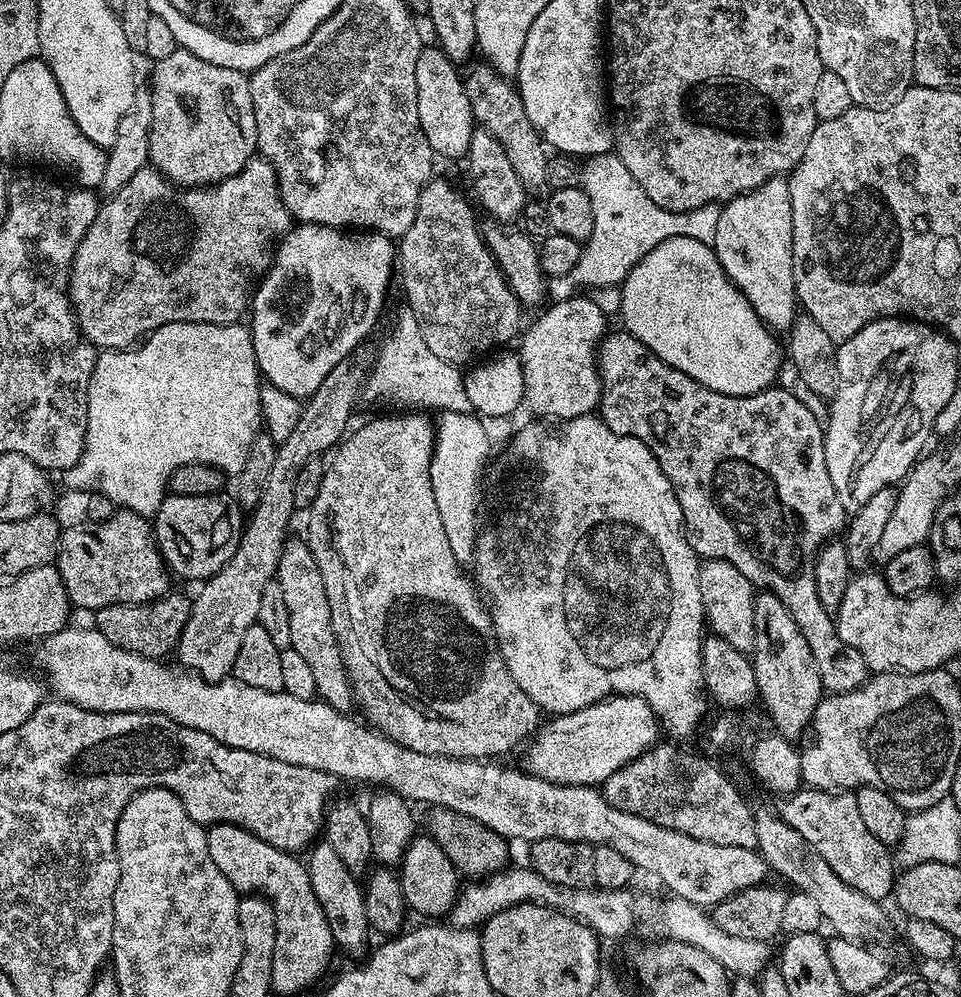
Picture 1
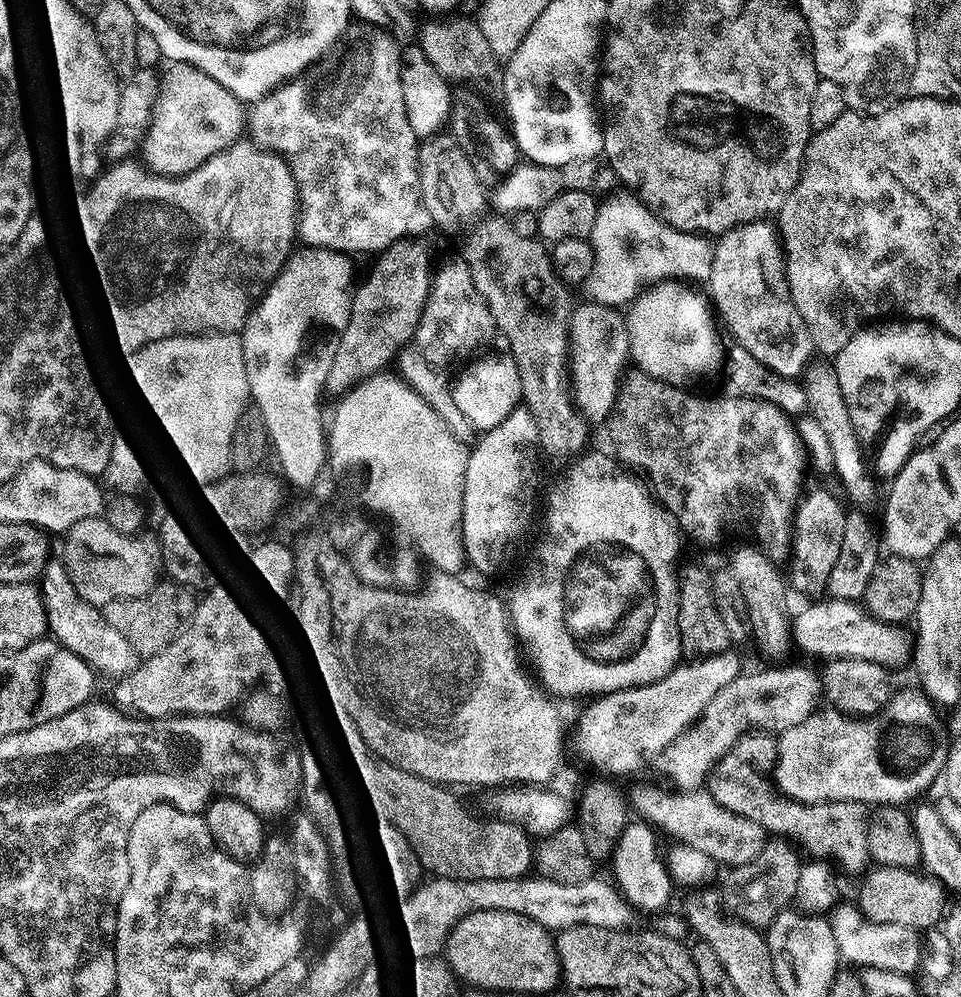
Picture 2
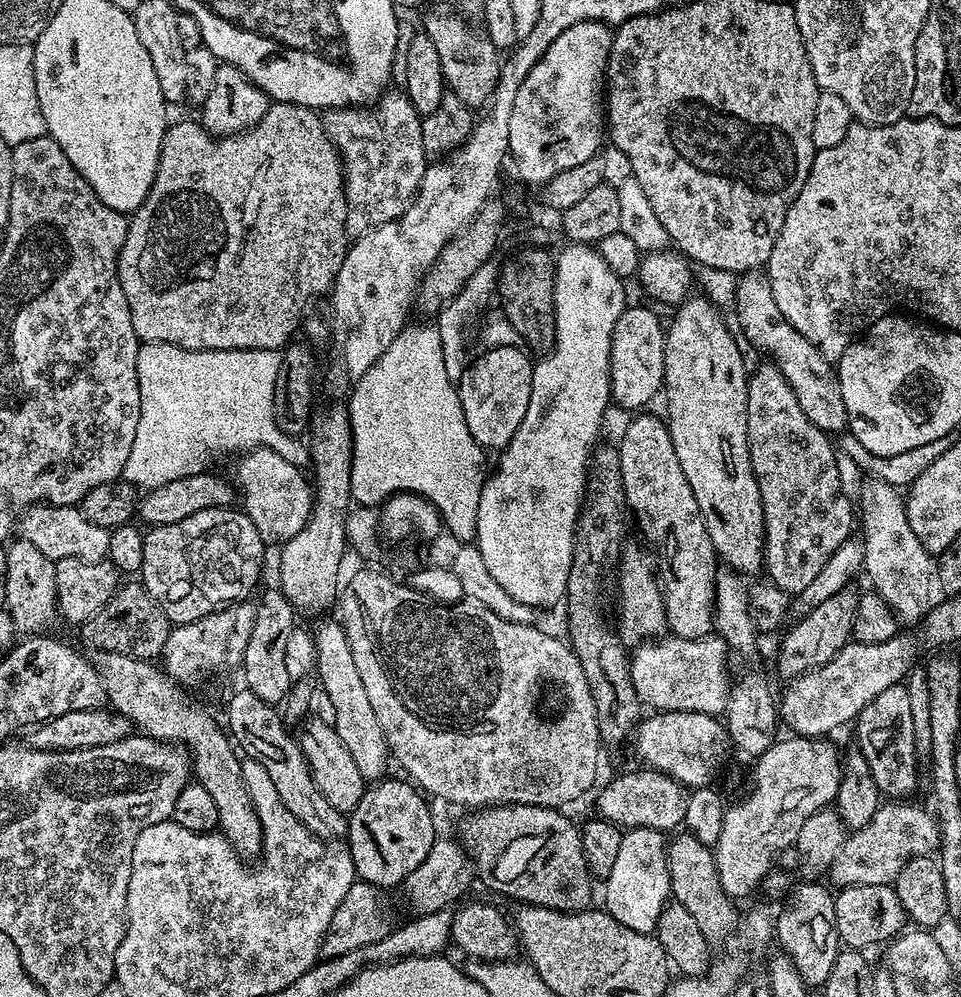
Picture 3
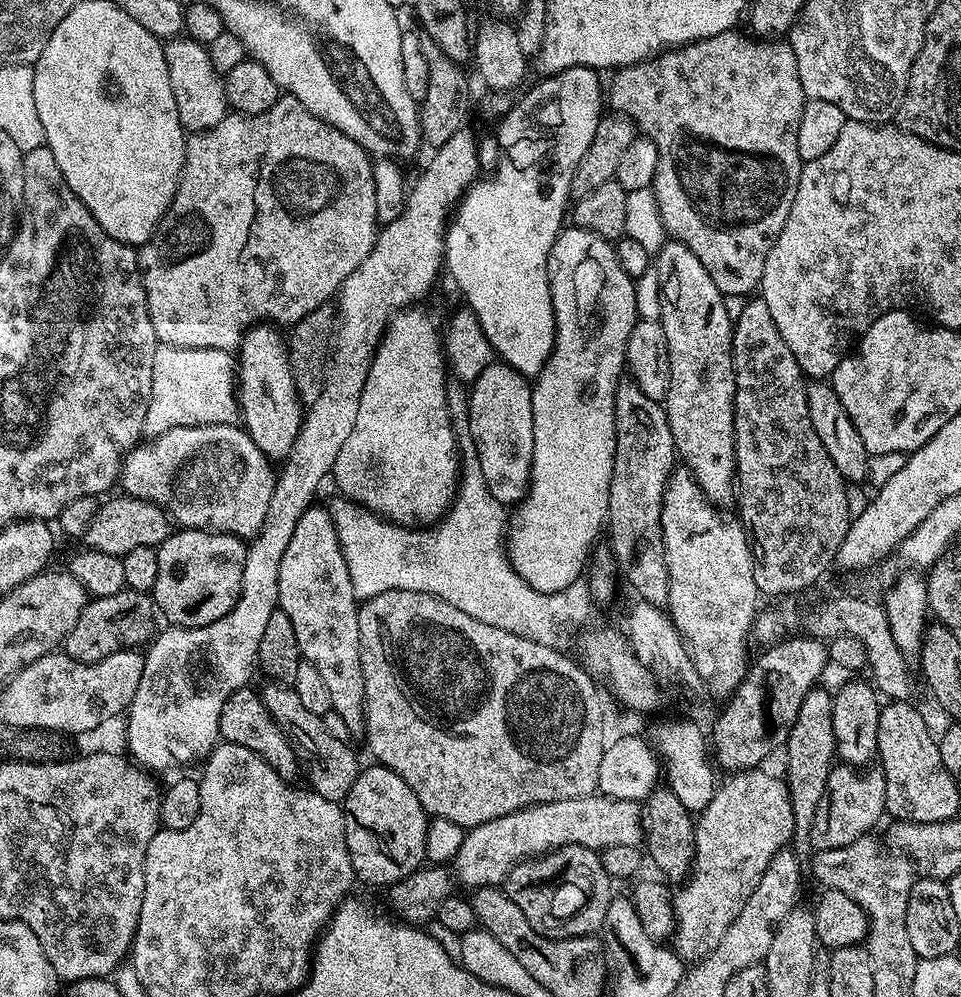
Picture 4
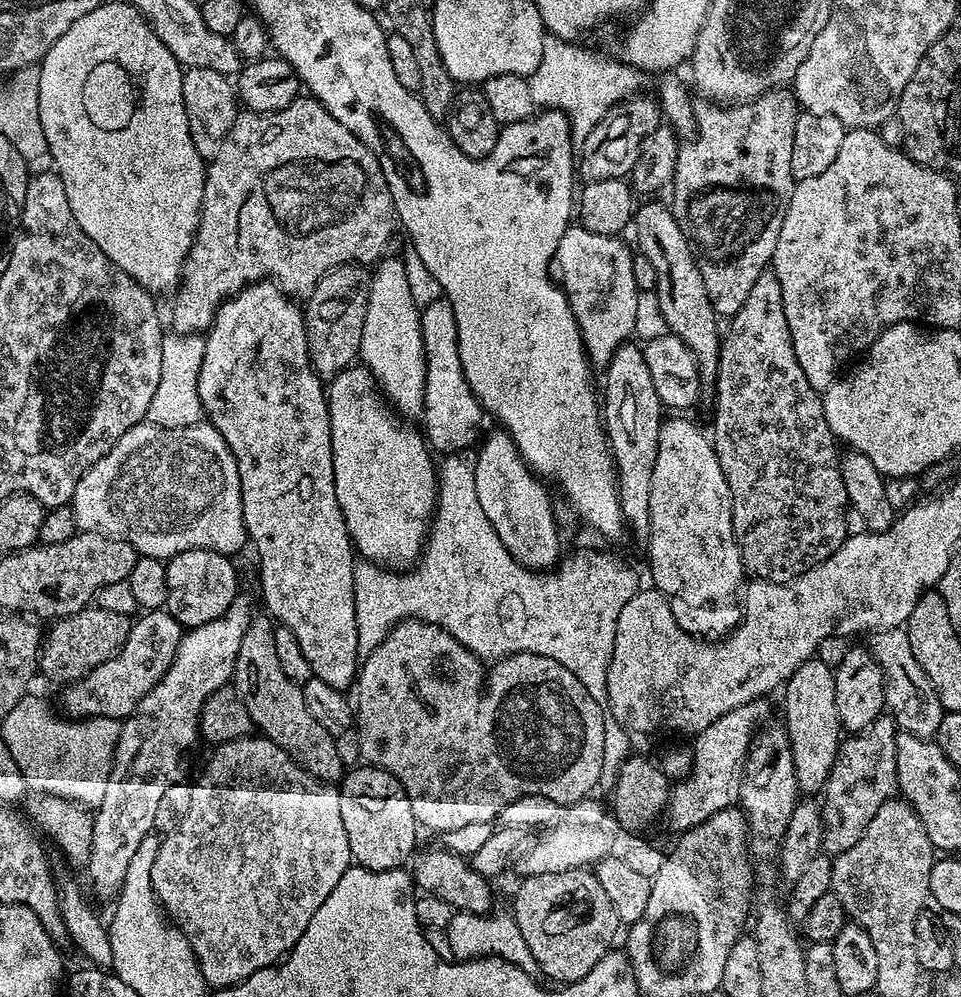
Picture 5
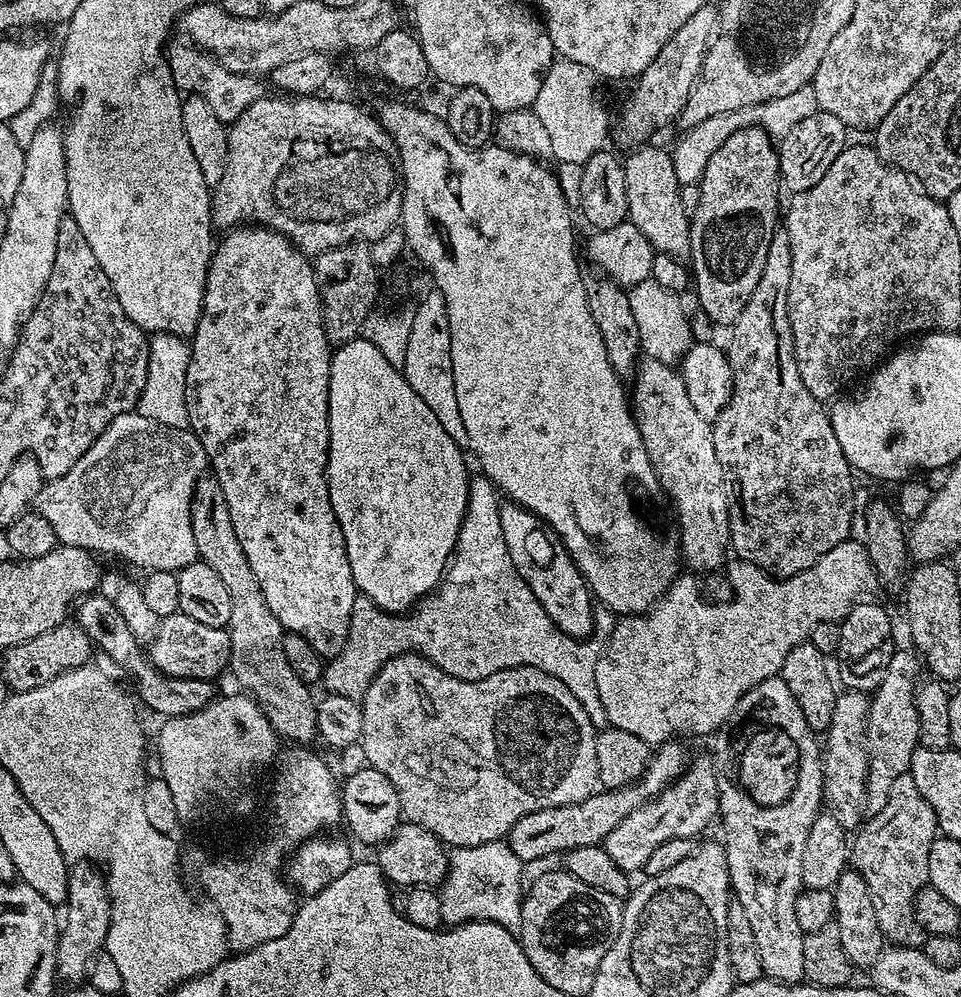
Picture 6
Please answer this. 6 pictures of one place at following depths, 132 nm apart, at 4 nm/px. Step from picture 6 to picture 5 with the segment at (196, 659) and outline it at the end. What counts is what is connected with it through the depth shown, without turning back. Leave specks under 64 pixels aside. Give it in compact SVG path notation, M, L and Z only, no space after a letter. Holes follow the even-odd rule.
M167 610L144 612L141 620L131 625L126 642L104 664L90 669L81 680L74 680L63 689L63 711L72 718L101 716L123 721L150 694L150 690L164 676L174 662L174 654L184 637L185 629Z

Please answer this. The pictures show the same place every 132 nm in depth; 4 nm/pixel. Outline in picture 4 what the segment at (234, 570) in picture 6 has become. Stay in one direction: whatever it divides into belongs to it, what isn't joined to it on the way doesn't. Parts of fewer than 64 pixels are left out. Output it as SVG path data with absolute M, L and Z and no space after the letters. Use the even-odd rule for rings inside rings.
M268 682L265 685L265 688L259 689L262 702L266 706L266 710L270 710L274 722L278 722L278 726L294 746L296 757L302 765L303 775L305 777L308 775L309 782L307 781L307 783L310 785L311 791L327 800L344 801L350 794L350 786L354 786L354 782L362 770L362 764L356 761L355 750L347 744L349 741L347 739L339 740L324 725L325 717L310 714L310 710L306 710L306 706L302 706L295 687L279 682Z

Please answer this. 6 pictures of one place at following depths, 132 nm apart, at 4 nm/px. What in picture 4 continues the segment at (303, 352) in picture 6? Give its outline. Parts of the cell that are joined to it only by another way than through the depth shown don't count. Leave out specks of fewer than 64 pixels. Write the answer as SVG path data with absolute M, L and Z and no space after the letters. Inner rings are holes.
M265 322L255 325L244 335L238 349L236 385L238 416L242 427L250 434L254 446L258 446L258 450L262 450L262 454L273 462L283 461L292 453L305 414L294 386L288 346L280 331L279 327ZM311 506L298 518L290 546L286 546L278 566L278 598L279 611L294 622L294 638L298 638L303 663L314 666L326 682L334 716L344 723L349 737L363 737L366 682L358 638L360 609L327 507Z

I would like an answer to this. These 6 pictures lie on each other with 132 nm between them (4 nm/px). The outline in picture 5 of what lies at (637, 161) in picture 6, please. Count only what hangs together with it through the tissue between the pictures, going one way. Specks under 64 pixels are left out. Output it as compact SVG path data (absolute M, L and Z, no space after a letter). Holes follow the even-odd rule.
M644 202L634 212L634 229L636 228L636 240L640 243L639 251L650 258L654 271L658 273L655 294L662 306L662 316L668 323L668 332L686 342L698 362L701 389L708 390L715 385L718 374L722 328L721 325L720 328L716 325L716 311L712 309L712 303L706 294L706 282L702 282L702 274L696 265L690 242L686 234L682 234L682 226L678 226L667 203L652 203L656 202Z

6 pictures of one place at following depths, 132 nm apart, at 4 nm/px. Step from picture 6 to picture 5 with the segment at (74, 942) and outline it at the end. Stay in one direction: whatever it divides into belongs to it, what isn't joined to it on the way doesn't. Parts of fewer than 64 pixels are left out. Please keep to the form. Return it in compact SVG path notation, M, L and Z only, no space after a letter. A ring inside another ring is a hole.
M240 594L222 618L187 629L163 678L121 723L112 767L108 770L106 794L102 794L97 811L100 813L95 813L92 821L92 852L87 862L87 867L92 868L93 882L104 891L109 902L119 897L134 850L142 846L154 829L154 814L162 794L181 783L180 763L184 751L198 740L202 706L214 690L231 681L238 646L242 646L242 636L253 615L251 598Z

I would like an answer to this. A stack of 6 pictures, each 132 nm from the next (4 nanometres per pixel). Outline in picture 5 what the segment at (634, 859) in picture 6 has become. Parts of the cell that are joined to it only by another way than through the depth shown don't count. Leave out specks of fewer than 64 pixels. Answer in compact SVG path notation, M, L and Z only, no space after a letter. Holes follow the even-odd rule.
M767 699L751 700L710 722L706 730L695 733L696 745L691 745L692 771L671 789L666 820L672 823L676 834L689 832L694 826L706 822L718 810L733 807L740 799L740 787L744 781L744 764L748 761L748 749L757 735L760 723L771 714Z

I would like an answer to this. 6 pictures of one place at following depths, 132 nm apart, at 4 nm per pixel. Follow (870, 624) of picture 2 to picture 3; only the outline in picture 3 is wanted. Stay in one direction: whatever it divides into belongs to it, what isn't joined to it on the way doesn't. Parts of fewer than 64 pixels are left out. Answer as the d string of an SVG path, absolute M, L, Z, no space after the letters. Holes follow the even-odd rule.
M711 635L702 639L682 639L677 636L666 636L645 641L637 645L631 653L629 668L631 681L634 682L635 693L640 698L641 705L652 707L658 712L696 711L697 713L723 715L728 709L731 696L732 681L728 678L726 658L730 653L728 644L719 635Z

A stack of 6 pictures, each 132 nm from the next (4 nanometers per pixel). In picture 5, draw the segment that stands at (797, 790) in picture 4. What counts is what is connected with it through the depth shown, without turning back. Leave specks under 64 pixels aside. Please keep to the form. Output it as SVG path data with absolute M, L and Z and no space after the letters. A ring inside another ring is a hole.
M813 658L798 666L798 670L794 670L794 674L782 688L782 727L788 733L790 750L794 758L794 774L798 778L801 793L804 794L816 794L823 789L840 749L842 725L838 718L838 702L834 702L835 681L835 671L826 666L823 659Z

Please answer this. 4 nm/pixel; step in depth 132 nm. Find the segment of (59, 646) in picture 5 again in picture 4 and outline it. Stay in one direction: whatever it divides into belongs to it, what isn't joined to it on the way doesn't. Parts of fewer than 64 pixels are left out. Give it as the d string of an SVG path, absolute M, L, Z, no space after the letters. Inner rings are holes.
M125 590L109 596L97 596L89 599L78 622L74 622L74 630L70 630L65 638L62 651L64 655L83 664L96 664L110 658L110 654L136 650L147 645L157 631L156 620L158 621L158 612L147 592Z

